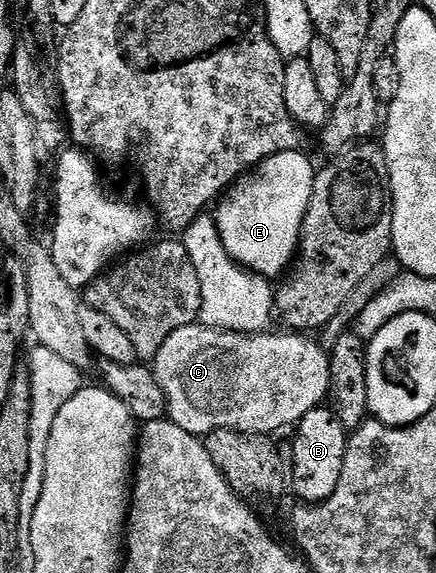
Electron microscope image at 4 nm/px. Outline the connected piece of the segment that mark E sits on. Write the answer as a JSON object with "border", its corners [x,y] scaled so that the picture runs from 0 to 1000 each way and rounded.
{"border":[[[670,260],[622,271],[578,298],[546,309],[516,332],[495,360],[502,417],[511,417],[521,445],[596,483],[642,485],[674,461],[681,447],[690,391],[704,375],[722,307],[722,288],[695,269]]]}

